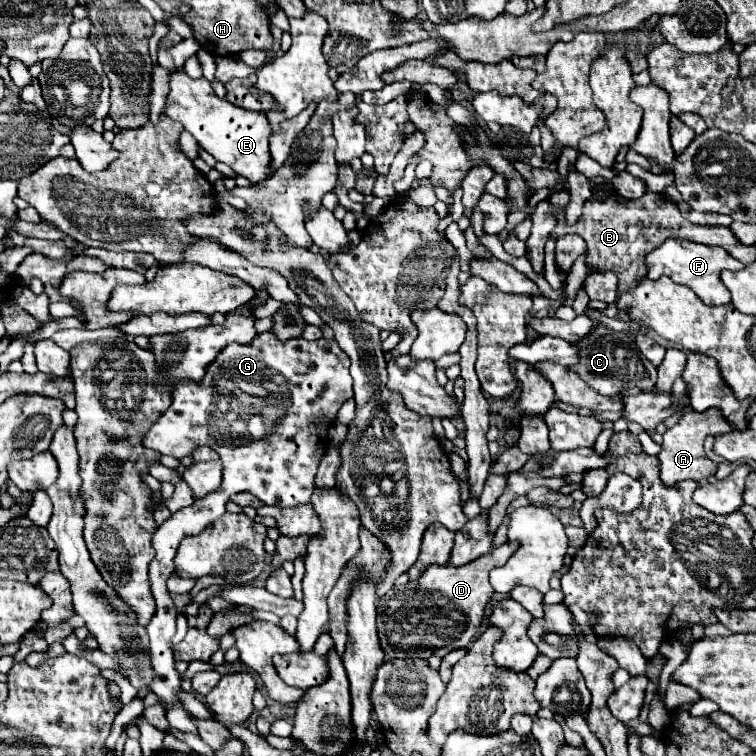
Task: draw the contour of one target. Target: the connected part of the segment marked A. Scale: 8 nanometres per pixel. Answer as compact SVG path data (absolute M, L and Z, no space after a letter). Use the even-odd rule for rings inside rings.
M710 408L706 412L694 412L694 410L688 410L682 420L666 430L664 434L664 442L662 442L662 452L658 454L660 458L660 478L666 486L676 486L678 482L682 480L696 480L696 482L702 482L706 480L708 476L712 476L716 472L716 464L706 458L704 454L704 448L702 448L702 442L708 434L722 434L722 432L730 432L730 424L724 420L722 412L718 412L716 408Z

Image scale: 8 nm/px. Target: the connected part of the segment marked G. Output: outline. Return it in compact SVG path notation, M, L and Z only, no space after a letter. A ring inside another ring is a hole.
M272 332L258 334L250 346L226 346L206 368L202 382L174 382L170 408L154 422L150 434L144 438L144 446L174 458L190 456L198 446L210 446L218 452L224 466L220 488L172 514L152 538L156 556L150 564L150 582L156 612L148 624L154 664L154 682L150 690L162 700L170 728L178 732L198 736L192 714L178 700L182 676L176 670L174 650L170 648L170 638L176 634L178 610L166 580L172 574L170 570L174 570L172 560L178 544L182 538L196 536L210 526L210 522L216 522L226 512L230 496L238 492L250 492L266 506L280 508L294 508L310 502L310 494L314 494L314 476L328 448L328 428L336 420L340 406L354 396L348 368L350 358L346 358L346 352L334 340L320 338L308 342L304 338L292 338L280 342ZM264 408L280 410L280 414L264 414L266 426L280 420L280 436L268 434L254 438L248 432L250 414L262 414Z

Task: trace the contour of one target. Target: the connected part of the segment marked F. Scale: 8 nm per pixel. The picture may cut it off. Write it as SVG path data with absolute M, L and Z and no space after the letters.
M668 238L662 246L658 246L656 250L652 250L646 256L646 268L648 268L648 278L650 280L658 280L660 276L668 276L672 282L688 286L690 290L694 290L694 294L708 306L716 306L716 304L728 304L730 302L730 292L726 290L726 286L720 280L720 272L722 270L742 270L744 264L734 260L730 254L726 254L726 250L722 248L710 248L704 244L696 244L690 240L682 240L682 238Z

